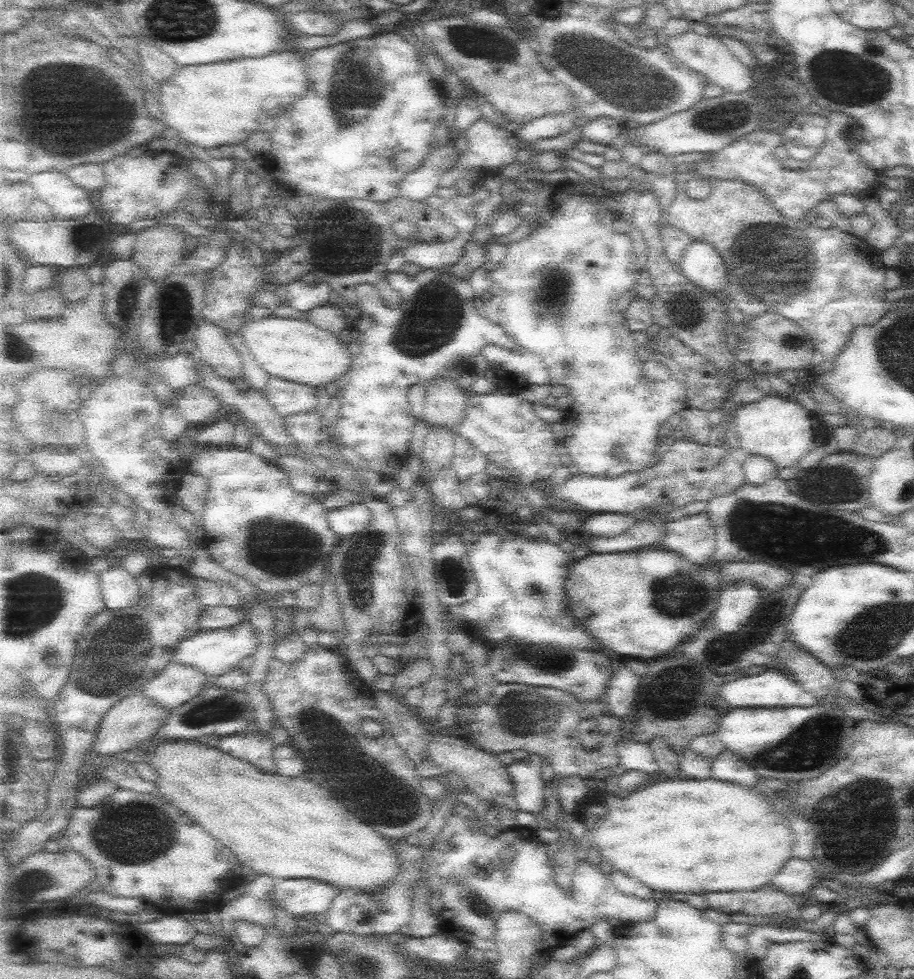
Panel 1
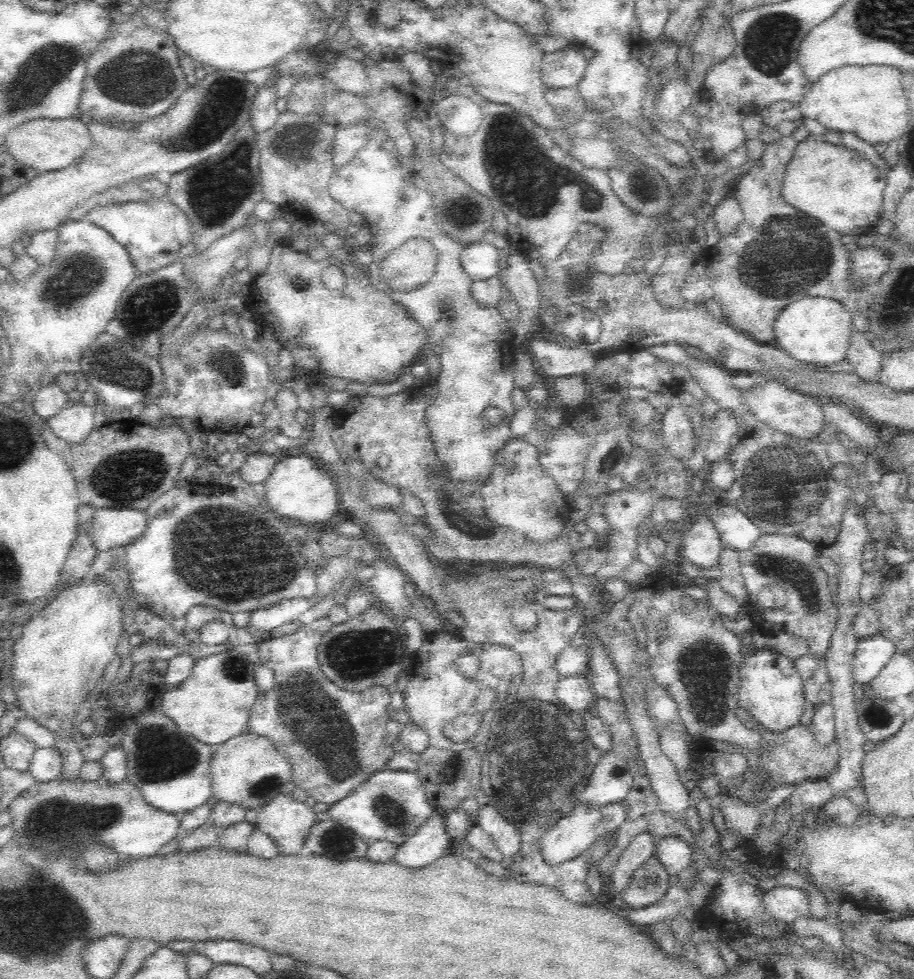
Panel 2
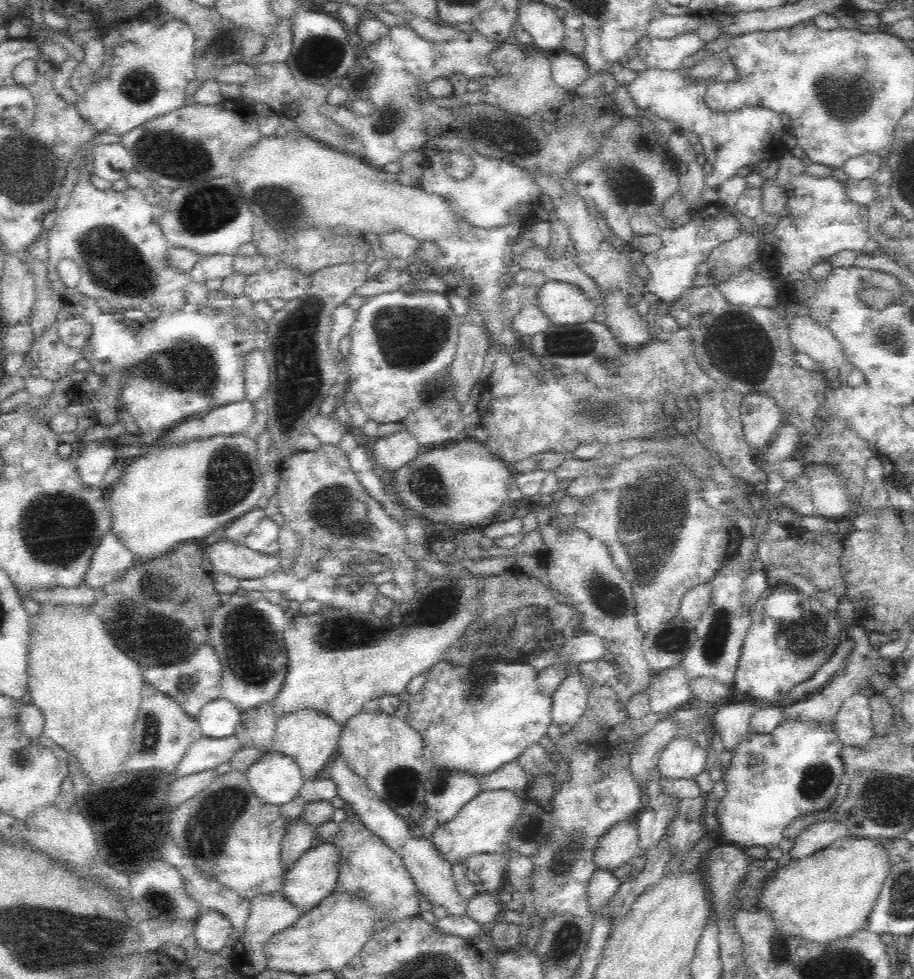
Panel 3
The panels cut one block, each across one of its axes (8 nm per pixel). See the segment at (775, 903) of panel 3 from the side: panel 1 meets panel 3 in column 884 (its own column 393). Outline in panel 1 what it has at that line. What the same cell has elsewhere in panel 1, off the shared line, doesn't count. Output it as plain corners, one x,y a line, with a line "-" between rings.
163,740
153,747
148,747
147,751
143,754
143,760
152,765
152,768
158,773
158,777
155,778
157,784
157,791
163,796
163,799
170,804
178,807
182,812
185,812
188,816
198,821
198,824
202,825
212,836
215,836
224,846
230,848
230,850
239,858
239,861
244,866
249,867
256,871
259,875
267,875
274,880
287,880
287,879
302,879
308,878
312,880
322,880
322,882
328,882
336,888
348,889
356,888
356,890
362,890
362,892
378,892
378,890
386,890
388,883
396,882
398,873
400,872
400,859
396,854
395,847
389,837
382,836
378,830
360,820
358,816
354,816
352,812
348,812
348,808
344,804
340,804
340,800
336,800
330,790
322,788
320,784
312,782
310,778
306,776
287,777
278,774
270,774
264,772
258,768
255,764
249,763
247,760
239,759
232,756
229,752
219,749
218,747
209,746
198,742
198,740

